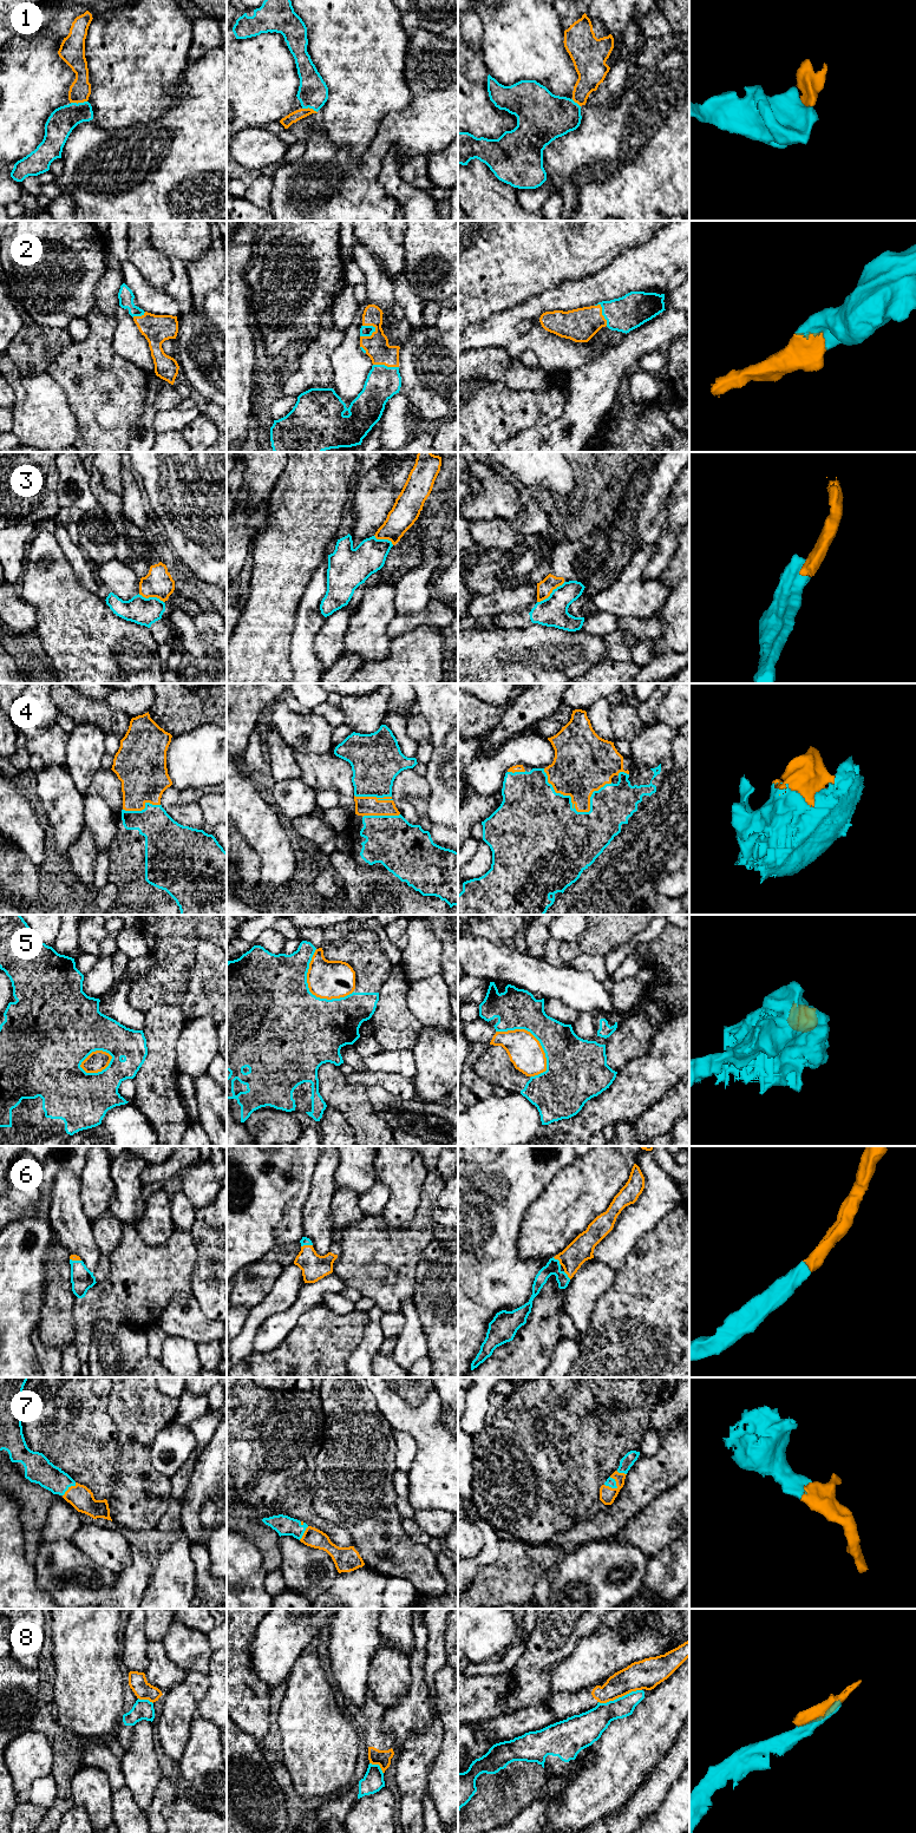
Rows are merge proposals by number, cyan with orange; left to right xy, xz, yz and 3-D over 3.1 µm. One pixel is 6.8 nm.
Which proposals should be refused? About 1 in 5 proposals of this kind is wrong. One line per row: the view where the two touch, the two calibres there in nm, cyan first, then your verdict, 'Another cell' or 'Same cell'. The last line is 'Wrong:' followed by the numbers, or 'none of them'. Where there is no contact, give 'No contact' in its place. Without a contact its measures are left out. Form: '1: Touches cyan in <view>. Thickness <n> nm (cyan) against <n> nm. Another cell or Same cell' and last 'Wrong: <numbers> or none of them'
1: Touches cyan in xy. Thickness 180 nm (cyan) against 140 nm. Same cell
2: Touches cyan in xz. Thickness 80 nm (cyan) against 170 nm. Same cell
3: Touches cyan in yz. Thickness 200 nm (cyan) against 110 nm. Another cell
4: Touches cyan in yz. Thickness 500 nm (cyan) against 320 nm. Same cell
5: Touches cyan in yz. Thickness 280 nm (cyan) against 220 nm. Another cell
6: Touches cyan in xz. Thickness 60 nm (cyan) against 180 nm. Same cell
7: Touches cyan in yz. Thickness 60 nm (cyan) against 110 nm. Same cell
8: Touches cyan in yz. Thickness 180 nm (cyan) against 200 nm. Another cell
Wrong: 3, 5, 8

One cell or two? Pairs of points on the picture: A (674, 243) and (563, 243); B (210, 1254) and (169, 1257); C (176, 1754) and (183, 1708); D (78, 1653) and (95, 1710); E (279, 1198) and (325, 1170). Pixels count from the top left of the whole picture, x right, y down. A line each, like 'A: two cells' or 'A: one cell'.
A: two cells
B: two cells
C: one cell
D: one cell
E: two cells

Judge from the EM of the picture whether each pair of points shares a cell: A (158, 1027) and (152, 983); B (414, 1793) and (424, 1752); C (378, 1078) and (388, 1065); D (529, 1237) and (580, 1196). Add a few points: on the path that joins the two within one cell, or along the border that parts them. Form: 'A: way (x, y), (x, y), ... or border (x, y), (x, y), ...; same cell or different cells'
A: border (180, 1003), (154, 1005), (144, 1013); different cells
B: way (414, 1782), (414, 1762); same cell
C: border (366, 1071), (393, 1072), (409, 1078); different cells
D: way (542, 1232), (567, 1208); same cell

